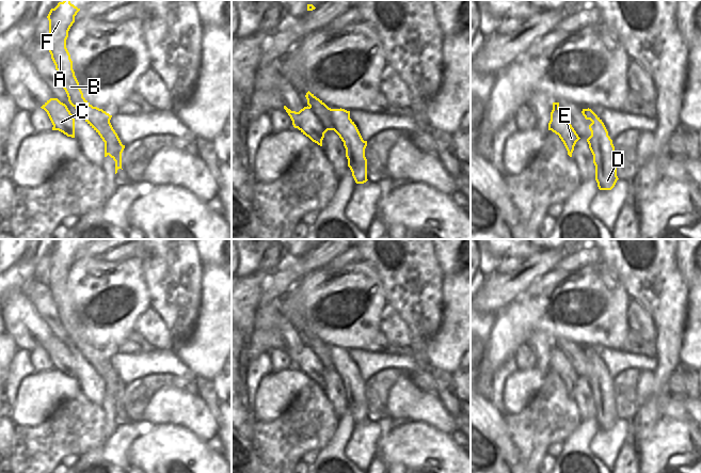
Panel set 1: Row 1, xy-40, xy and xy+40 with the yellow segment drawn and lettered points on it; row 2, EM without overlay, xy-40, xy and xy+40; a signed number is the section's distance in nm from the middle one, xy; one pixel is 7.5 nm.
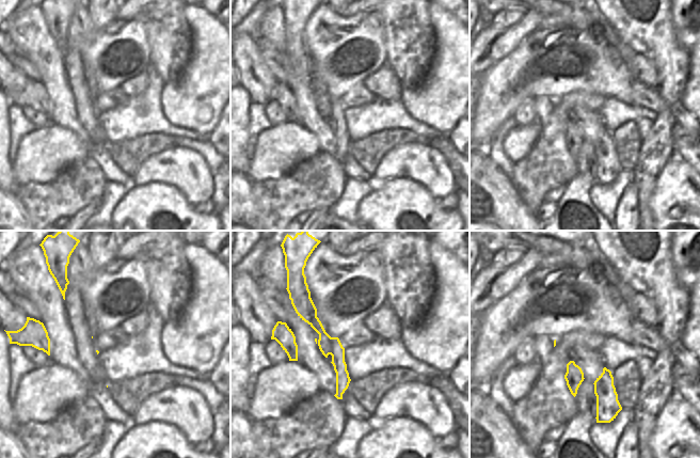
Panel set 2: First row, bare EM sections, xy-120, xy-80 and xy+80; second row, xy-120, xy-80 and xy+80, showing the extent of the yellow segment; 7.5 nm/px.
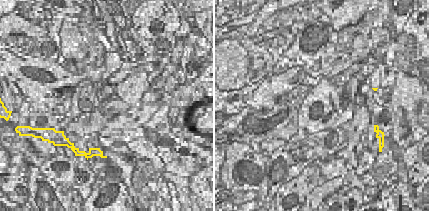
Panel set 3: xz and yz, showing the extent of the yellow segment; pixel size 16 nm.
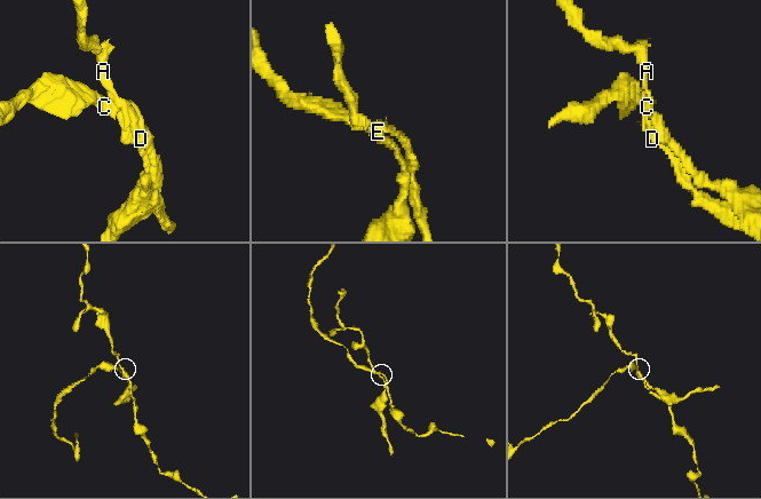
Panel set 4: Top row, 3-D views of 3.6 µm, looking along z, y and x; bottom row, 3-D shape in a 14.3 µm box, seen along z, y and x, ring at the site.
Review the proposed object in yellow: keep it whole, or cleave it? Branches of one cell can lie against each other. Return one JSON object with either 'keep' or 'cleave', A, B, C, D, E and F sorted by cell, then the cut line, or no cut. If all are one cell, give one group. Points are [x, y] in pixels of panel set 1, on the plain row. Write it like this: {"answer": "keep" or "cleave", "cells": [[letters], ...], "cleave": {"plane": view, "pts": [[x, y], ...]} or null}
{"answer": "cleave", "cells": [["A", "B", "D", "F"], ["C", "E"]], "cleave": {"plane": "xy", "pts": [[309, 345], [329, 368]]}}

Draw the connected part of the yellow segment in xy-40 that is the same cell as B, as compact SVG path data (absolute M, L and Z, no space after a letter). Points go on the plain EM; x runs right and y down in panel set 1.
M70 239L59 241L51 248L47 257L49 259L49 291L55 304L60 321L65 329L69 343L79 354L100 375L105 381L105 396L108 394L115 400L115 413L122 408L122 383L113 368L110 359L112 354L93 346L84 336L73 309L73 300L66 287L68 270L75 262L75 255L80 250L70 242Z

